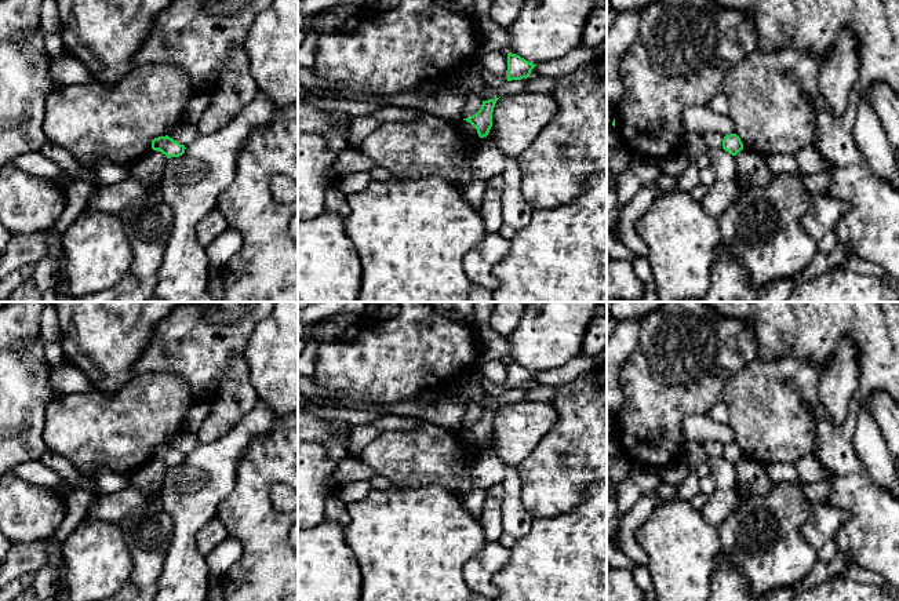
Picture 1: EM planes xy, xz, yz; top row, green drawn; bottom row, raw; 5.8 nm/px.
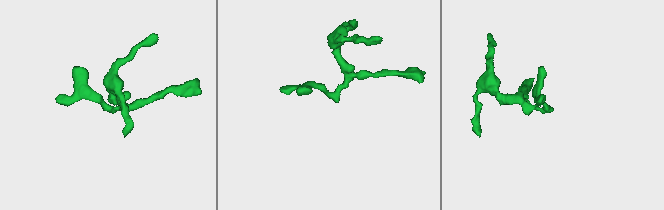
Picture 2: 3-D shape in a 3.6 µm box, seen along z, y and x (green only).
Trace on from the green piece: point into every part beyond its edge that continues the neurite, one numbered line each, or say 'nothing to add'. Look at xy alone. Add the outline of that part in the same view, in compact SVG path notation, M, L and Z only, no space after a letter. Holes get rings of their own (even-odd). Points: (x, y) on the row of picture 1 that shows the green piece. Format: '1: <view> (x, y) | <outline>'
nothing to add

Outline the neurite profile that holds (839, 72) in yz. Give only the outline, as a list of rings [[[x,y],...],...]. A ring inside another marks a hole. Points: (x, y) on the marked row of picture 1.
[[[842,29],[827,58],[820,63],[818,92],[823,96],[829,113],[840,117],[848,105],[851,90],[859,74],[860,55],[856,34]]]

